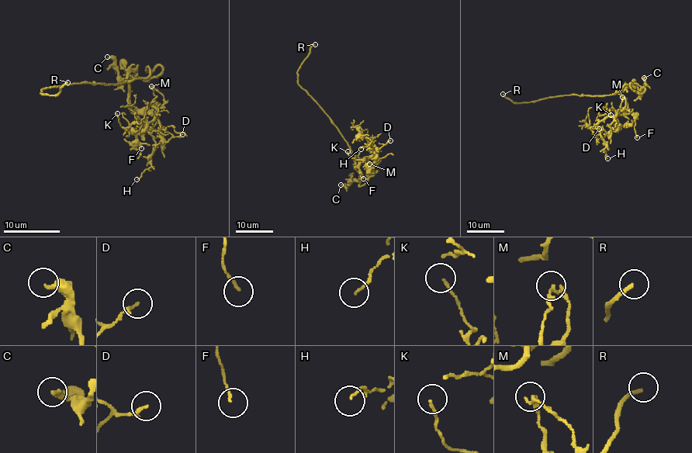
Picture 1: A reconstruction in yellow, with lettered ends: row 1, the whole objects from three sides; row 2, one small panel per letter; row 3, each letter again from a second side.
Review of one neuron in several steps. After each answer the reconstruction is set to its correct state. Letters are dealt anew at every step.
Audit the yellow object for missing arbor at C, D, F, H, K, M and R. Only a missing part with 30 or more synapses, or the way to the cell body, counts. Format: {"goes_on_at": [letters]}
{"goes_on_at": ["R"]}

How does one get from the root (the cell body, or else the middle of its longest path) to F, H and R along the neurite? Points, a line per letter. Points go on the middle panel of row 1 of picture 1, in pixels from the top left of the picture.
F: (347, 143), (353, 155), (354, 167), (358, 168), (359, 176), (363, 178)
H: (347, 143), (354, 167), (372, 154), (372, 146), (367, 138), (372, 142), (369, 146), (361, 149)
R: (347, 143), (330, 117), (297, 81), (297, 70), (315, 44)

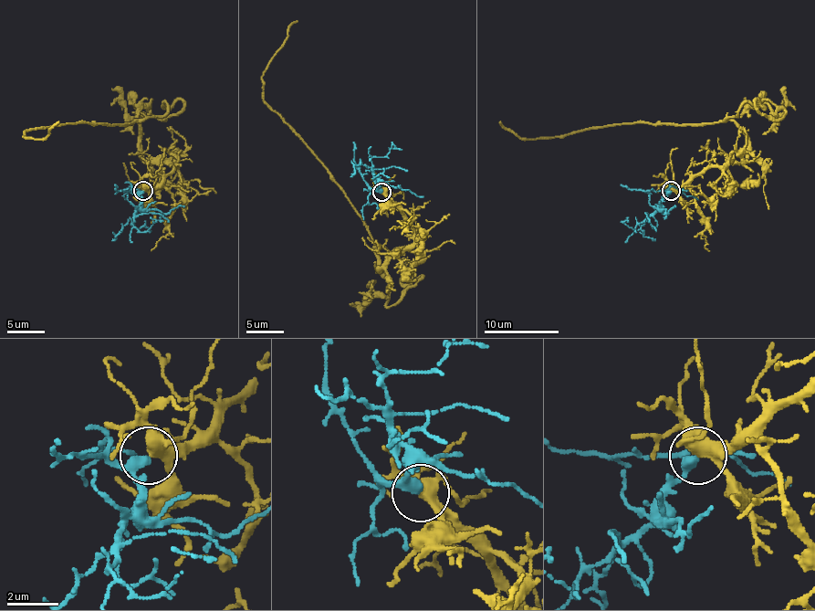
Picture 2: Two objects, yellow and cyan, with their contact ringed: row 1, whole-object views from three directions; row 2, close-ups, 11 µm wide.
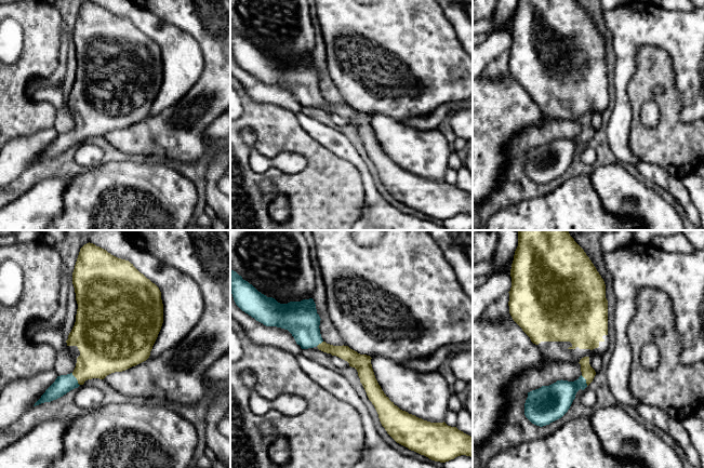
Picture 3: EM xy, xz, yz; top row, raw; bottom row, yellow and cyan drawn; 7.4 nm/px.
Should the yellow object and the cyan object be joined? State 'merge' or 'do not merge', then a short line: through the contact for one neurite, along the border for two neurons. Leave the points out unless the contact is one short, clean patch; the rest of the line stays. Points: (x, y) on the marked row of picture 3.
merge; line xy (100, 356), (77, 379), (63, 384)

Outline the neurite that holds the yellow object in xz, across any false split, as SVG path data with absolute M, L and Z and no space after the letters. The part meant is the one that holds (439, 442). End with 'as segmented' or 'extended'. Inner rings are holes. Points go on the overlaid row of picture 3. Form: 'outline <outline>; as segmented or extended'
outline M230 270L230 289L236 305L256 321L288 330L302 349L317 347L355 367L382 426L397 443L440 463L461 455L473 457L473 437L444 422L430 423L395 405L378 385L370 356L360 355L348 346L327 344L320 334L321 319L313 298L280 304L258 292L234 270Z; extended

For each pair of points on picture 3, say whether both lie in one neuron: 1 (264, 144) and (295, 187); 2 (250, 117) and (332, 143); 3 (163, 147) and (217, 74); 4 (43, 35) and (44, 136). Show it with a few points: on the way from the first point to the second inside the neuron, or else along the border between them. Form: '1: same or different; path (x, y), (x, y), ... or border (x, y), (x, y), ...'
1: same; path (283, 144), (297, 144), (310, 157), (310, 168)
2: different; border (295, 115), (300, 125), (329, 150)
3: same; path (180, 129), (215, 92)
4: different; border (53, 126), (20, 136)

